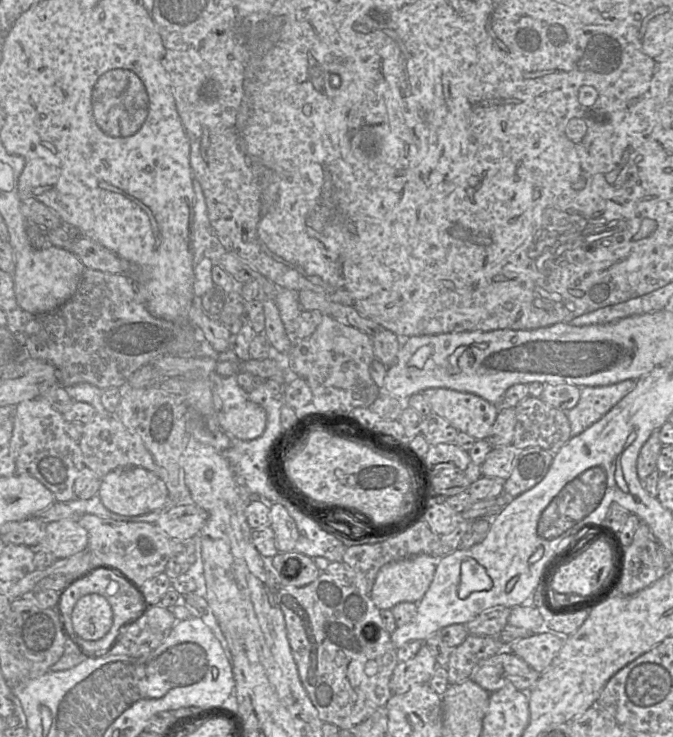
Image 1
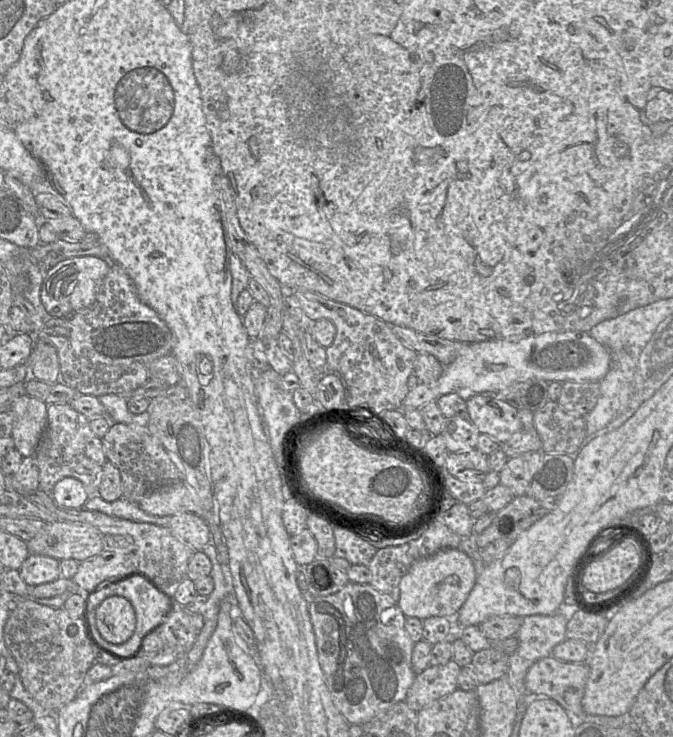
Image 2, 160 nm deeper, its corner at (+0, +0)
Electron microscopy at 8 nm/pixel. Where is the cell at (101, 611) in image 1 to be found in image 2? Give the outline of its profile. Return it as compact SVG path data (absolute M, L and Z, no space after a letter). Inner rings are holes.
M110 596L95 611L95 624L100 636L112 644L123 644L133 635L136 616L132 604L125 598Z

